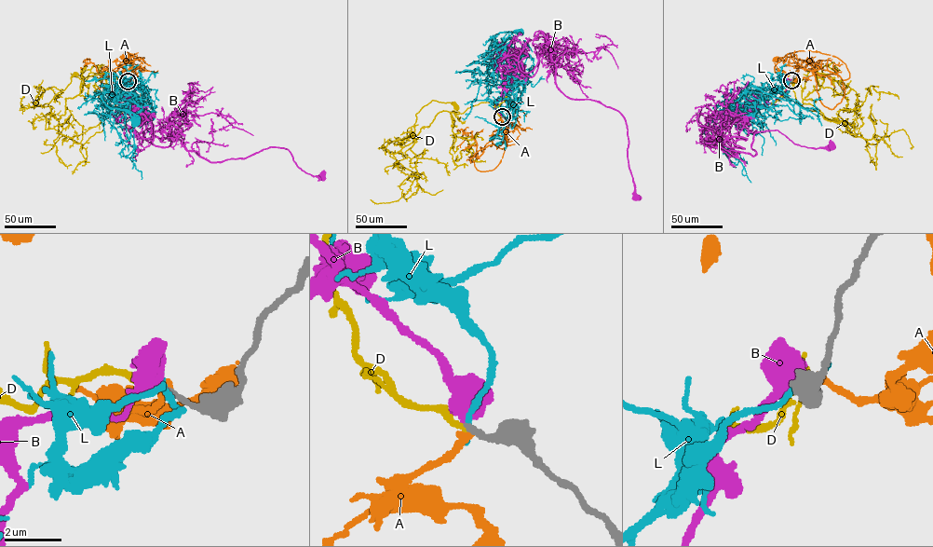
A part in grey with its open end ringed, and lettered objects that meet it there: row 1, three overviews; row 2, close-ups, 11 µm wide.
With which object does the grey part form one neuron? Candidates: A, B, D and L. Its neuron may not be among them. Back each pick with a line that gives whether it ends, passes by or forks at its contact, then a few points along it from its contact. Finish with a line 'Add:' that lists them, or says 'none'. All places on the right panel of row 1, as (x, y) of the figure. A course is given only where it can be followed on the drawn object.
D: It ends there. Its course: (791, 80), (784, 82), (780, 75), (800, 85), (803, 103), (840, 122), (796, 102), (794, 80)
Add: D

